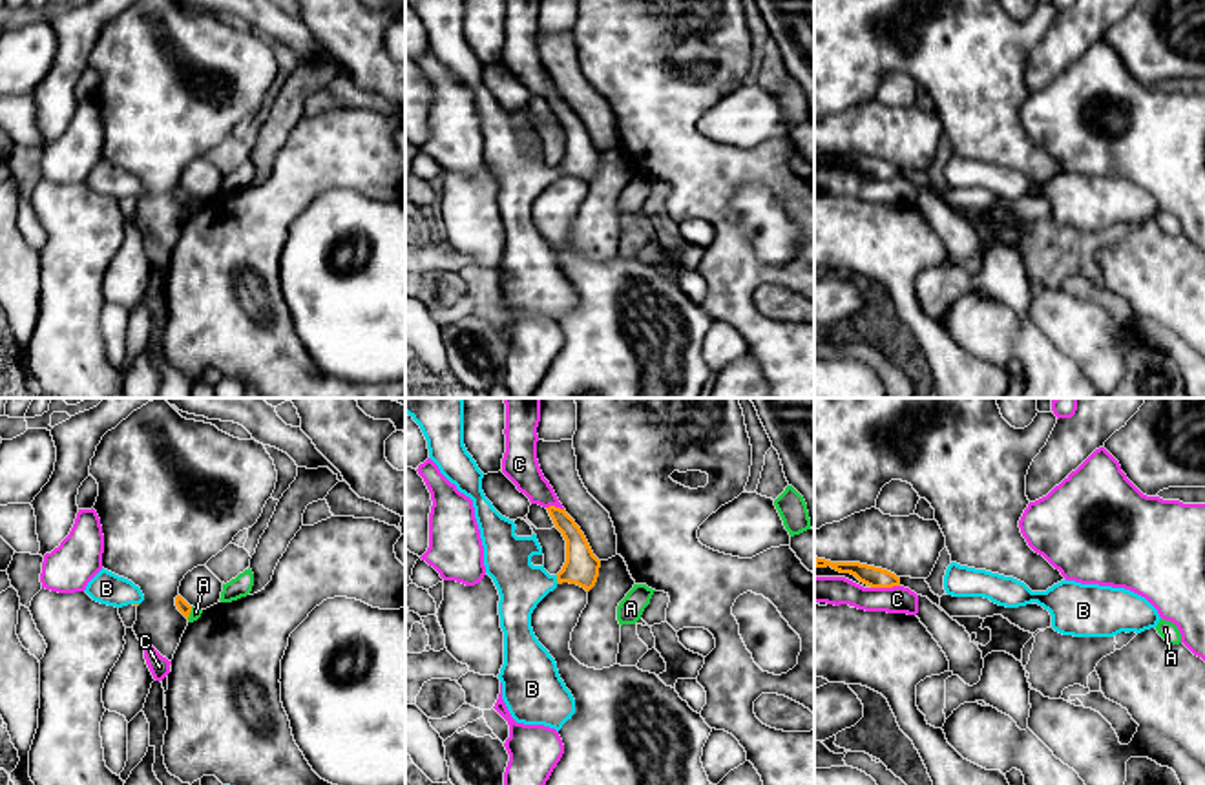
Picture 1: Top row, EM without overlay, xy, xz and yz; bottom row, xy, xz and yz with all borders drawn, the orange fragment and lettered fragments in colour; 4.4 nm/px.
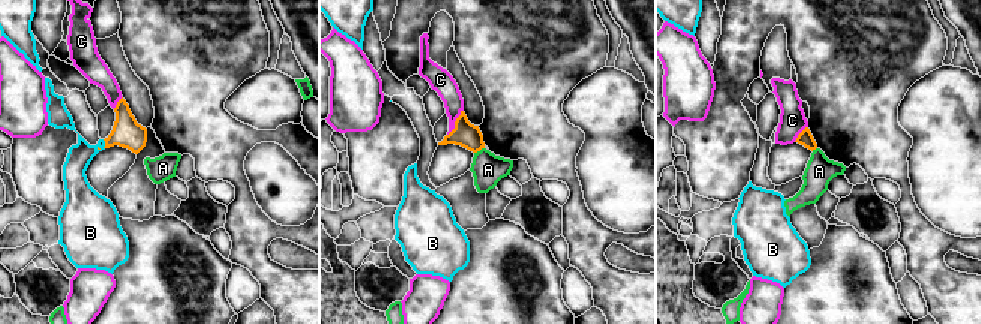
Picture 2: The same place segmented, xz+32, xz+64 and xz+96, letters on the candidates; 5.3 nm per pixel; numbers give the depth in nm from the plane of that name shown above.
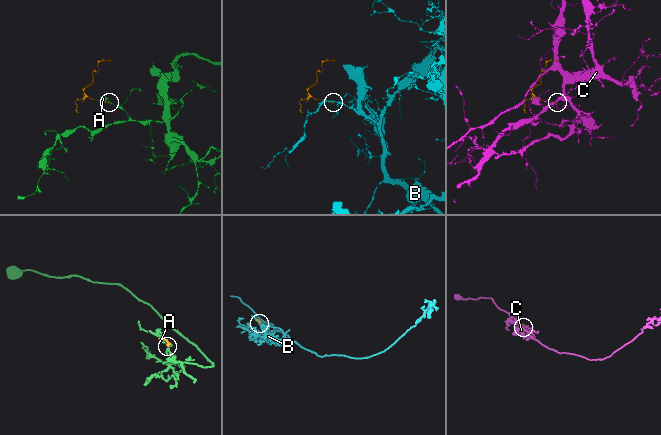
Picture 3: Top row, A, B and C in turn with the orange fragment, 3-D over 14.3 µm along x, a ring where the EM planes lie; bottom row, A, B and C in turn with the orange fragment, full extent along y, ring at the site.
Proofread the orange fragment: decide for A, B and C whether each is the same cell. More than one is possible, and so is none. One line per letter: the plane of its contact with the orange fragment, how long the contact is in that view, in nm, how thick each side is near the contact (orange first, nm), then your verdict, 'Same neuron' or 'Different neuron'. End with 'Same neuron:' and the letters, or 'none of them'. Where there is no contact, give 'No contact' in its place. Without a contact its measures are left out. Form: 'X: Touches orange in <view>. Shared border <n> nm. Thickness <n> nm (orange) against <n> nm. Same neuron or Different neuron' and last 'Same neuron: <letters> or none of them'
A: Touches orange in xy. Shared border 60 nm. Thickness 60 nm (orange) against 50 nm. Different neuron
B: Touches orange in xz. Shared border 40 nm. Thickness 150 nm (orange) against 200 nm. Same neuron
C: Touches orange in yz. Shared border 130 nm. Thickness 90 nm (orange) against 130 nm. Different neuron
Same neuron: B

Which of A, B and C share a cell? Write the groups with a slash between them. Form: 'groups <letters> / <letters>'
groups A / B / C

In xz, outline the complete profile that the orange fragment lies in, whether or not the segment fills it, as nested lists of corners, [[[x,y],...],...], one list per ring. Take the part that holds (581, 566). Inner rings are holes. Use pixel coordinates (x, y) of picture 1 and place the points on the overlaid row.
[[[405,398],[405,413],[420,425],[429,458],[440,473],[473,500],[486,573],[500,595],[502,699],[517,723],[544,725],[559,732],[575,714],[575,699],[561,679],[555,659],[535,637],[531,613],[562,582],[590,591],[601,560],[566,509],[550,506],[546,509],[566,540],[566,562],[557,575],[550,575],[544,564],[531,564],[533,555],[542,555],[537,535],[517,537],[515,522],[502,517],[482,491],[484,473],[464,445],[462,398]]]

